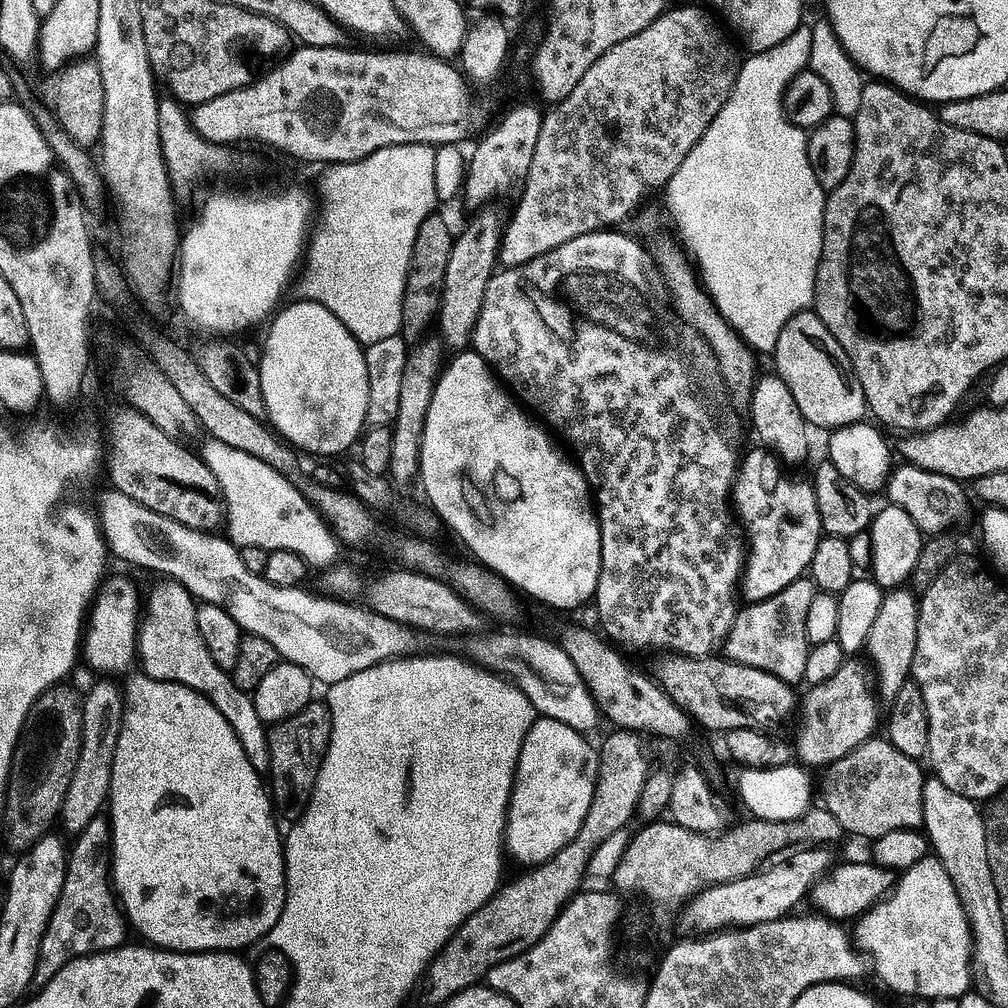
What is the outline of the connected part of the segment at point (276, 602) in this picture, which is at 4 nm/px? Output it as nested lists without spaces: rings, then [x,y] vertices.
[[[108,490],[104,496],[104,505],[98,511],[98,519],[102,525],[102,535],[110,549],[111,555],[116,556],[120,560],[125,560],[128,564],[133,564],[136,568],[149,568],[152,572],[161,572],[161,577],[177,580],[179,584],[187,589],[188,593],[200,604],[213,604],[222,610],[226,610],[226,614],[230,614],[230,618],[234,618],[234,622],[238,622],[238,626],[244,633],[250,636],[257,636],[264,638],[270,642],[271,646],[277,650],[279,659],[286,664],[293,664],[302,670],[306,670],[306,674],[312,677],[313,681],[324,683],[324,686],[331,686],[338,682],[346,682],[354,674],[365,672],[374,667],[375,664],[382,664],[386,660],[395,660],[405,656],[413,655],[417,651],[416,636],[417,633],[413,629],[405,628],[402,624],[395,624],[392,620],[387,620],[386,617],[380,616],[378,613],[369,610],[367,607],[355,608],[352,602],[341,602],[336,598],[329,598],[327,595],[320,594],[320,597],[311,596],[310,593],[304,592],[303,587],[299,588],[279,588],[270,582],[266,582],[263,576],[255,576],[249,571],[249,568],[242,562],[240,557],[240,549],[232,543],[231,539],[225,538],[220,534],[213,534],[211,532],[199,532],[198,530],[190,530],[186,526],[182,526],[178,522],[174,522],[170,518],[166,518],[162,514],[158,514],[154,510],[150,510],[146,506],[142,506],[138,502],[134,502],[130,498],[126,498],[126,494],[117,492],[115,490]]]

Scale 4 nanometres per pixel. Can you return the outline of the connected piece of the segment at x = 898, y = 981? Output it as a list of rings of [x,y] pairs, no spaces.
[[[930,854],[899,877],[890,895],[855,921],[854,943],[876,967],[880,980],[900,996],[921,996],[924,1000],[959,1001],[974,988],[972,975],[972,926],[958,890],[946,874],[946,866]]]

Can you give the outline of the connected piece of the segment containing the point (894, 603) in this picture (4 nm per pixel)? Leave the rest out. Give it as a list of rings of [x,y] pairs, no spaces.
[[[892,590],[885,595],[878,618],[870,629],[866,645],[871,667],[874,669],[874,680],[878,688],[896,688],[909,683],[914,658],[918,650],[918,622],[920,621],[920,600],[912,592]]]

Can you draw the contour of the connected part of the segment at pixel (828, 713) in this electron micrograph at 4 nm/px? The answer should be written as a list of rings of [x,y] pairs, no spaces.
[[[852,658],[845,661],[838,672],[830,680],[813,686],[808,694],[803,695],[800,710],[804,714],[804,730],[799,742],[796,742],[796,752],[800,756],[801,765],[810,770],[827,769],[834,762],[848,757],[858,746],[875,737],[878,720],[882,712],[878,710],[879,701],[875,691],[870,690],[872,680],[869,669]]]

